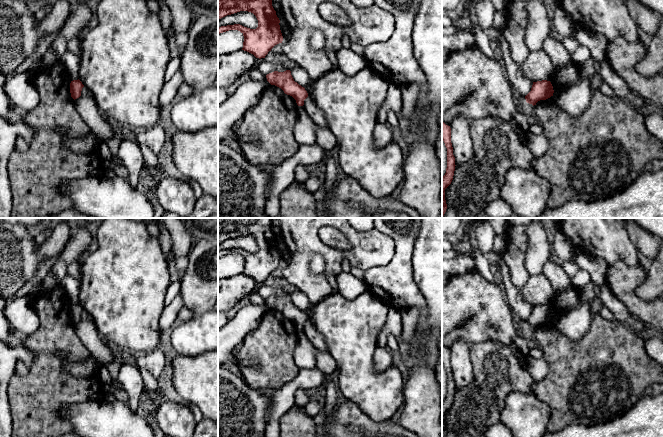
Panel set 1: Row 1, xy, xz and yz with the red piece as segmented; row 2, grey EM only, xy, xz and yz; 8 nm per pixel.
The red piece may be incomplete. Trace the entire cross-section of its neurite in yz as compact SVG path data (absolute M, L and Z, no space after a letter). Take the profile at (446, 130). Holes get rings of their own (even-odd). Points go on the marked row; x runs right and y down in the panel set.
M442 121L442 140L447 148L447 168L442 177L442 218L446 212L447 204L445 200L445 189L451 184L455 171L455 157L451 143L451 128Z

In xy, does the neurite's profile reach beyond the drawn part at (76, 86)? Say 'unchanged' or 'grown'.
unchanged

